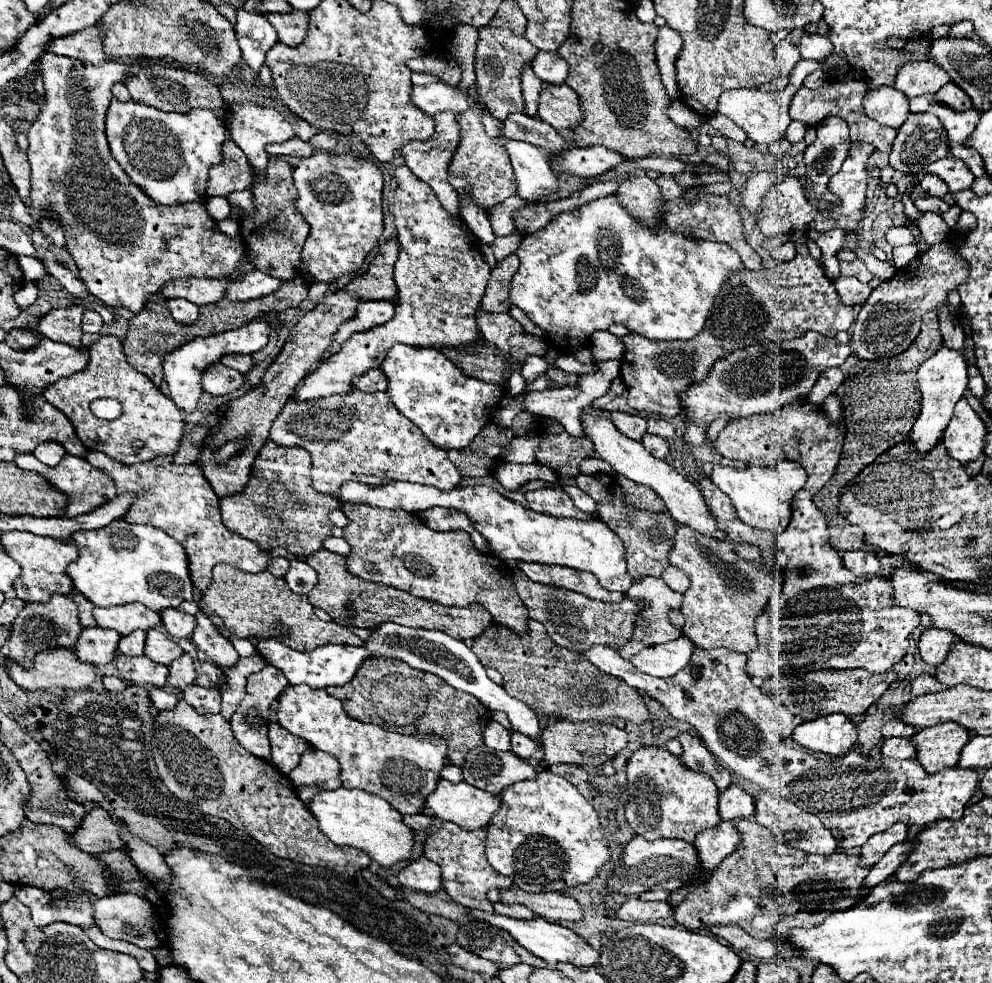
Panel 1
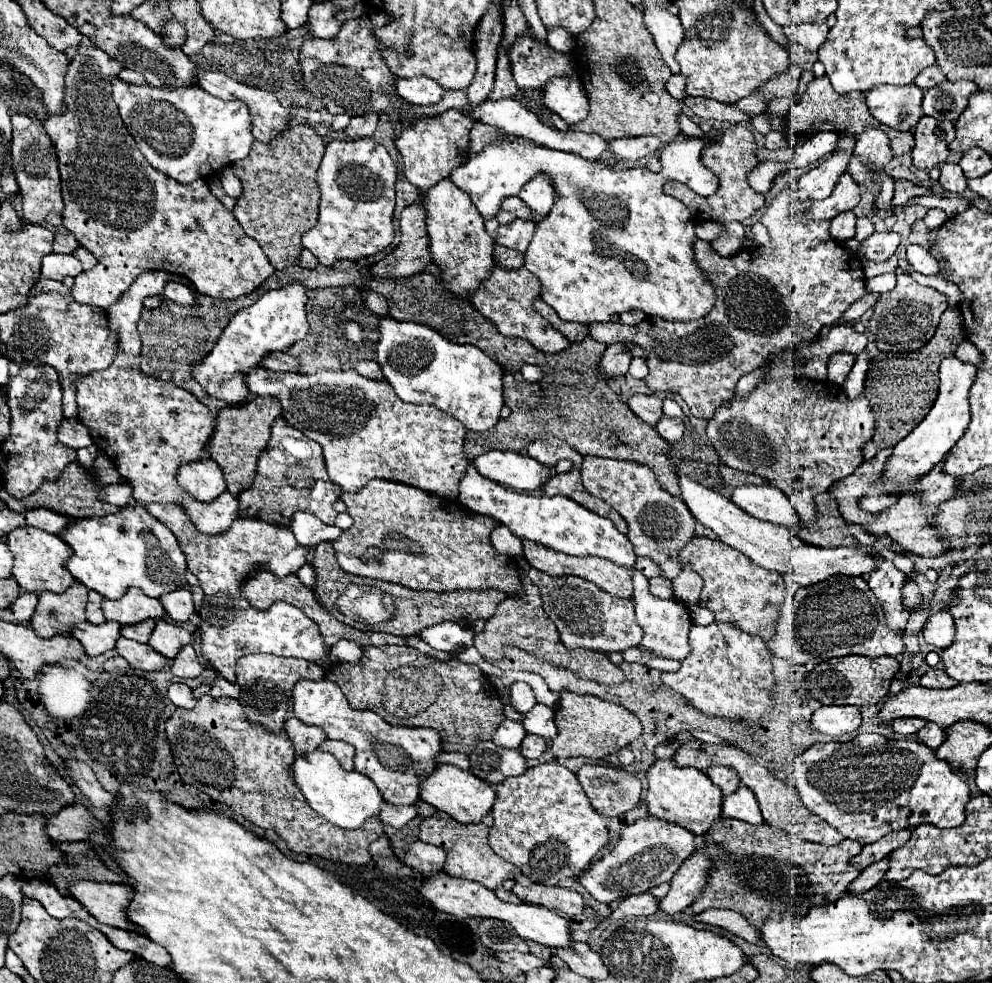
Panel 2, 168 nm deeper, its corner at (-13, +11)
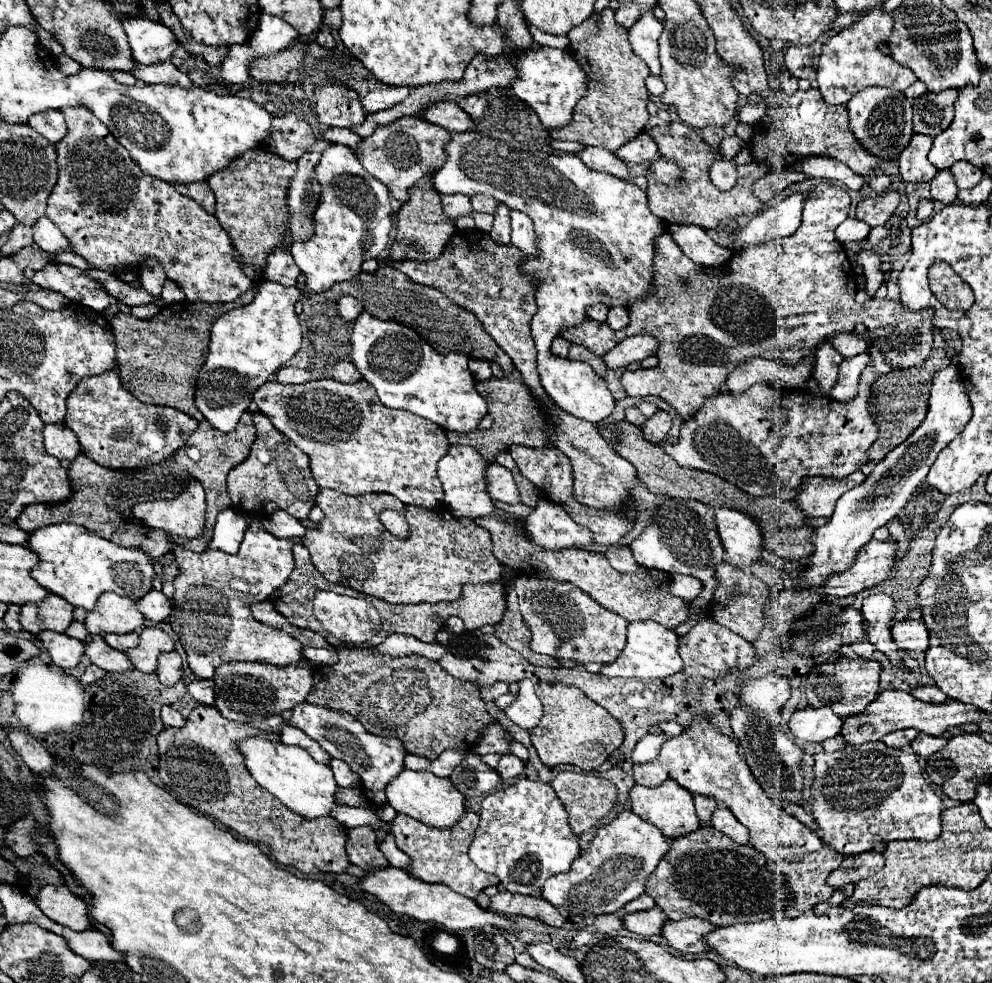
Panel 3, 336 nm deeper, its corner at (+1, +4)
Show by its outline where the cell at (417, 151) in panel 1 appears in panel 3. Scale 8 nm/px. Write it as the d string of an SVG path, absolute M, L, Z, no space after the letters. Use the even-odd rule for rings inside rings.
M400 118L388 126L376 128L376 132L362 140L362 144L356 148L356 156L362 162L362 166L380 182L388 186L392 196L398 202L408 200L408 190L420 182L422 178L434 174L444 166L446 162L446 144L450 142L450 132L430 124L424 118Z

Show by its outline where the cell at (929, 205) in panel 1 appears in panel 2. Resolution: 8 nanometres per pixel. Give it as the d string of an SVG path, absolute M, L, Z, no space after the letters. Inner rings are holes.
M896 179L892 205L894 205L894 207L900 207L900 205L904 205L906 201L910 201L912 197L918 197L918 195L916 195L916 187L918 187L918 185L920 185L920 183L912 183L912 181L906 181L906 179Z

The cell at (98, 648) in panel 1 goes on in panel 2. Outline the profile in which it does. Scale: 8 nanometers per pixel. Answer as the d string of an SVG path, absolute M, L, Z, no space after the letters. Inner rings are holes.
M84 621L84 623L72 625L70 635L82 643L84 651L90 657L94 657L114 649L116 639L120 637L120 627L122 625L116 621L106 621L102 625L90 625L88 621Z

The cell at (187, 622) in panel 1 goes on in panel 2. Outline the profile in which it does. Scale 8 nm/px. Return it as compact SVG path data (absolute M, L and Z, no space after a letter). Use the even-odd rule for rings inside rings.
M176 589L160 597L162 607L166 609L168 617L176 623L188 621L188 617L194 613L194 601L188 589Z

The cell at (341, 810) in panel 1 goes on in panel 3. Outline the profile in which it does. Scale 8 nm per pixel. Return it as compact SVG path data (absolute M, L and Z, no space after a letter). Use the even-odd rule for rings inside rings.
M248 738L248 740L242 740L242 752L254 780L298 816L308 820L324 818L324 816L330 816L334 808L342 806L336 800L338 784L334 782L330 766L316 762L304 748L272 744L264 738Z

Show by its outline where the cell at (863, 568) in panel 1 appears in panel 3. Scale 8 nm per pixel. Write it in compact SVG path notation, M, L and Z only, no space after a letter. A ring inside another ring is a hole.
M884 592L870 594L862 602L862 616L864 616L864 622L866 622L868 640L880 652L884 652L894 666L900 666L898 648L896 648L892 634L890 634L894 614L896 614L896 602L894 602L892 596L888 596Z

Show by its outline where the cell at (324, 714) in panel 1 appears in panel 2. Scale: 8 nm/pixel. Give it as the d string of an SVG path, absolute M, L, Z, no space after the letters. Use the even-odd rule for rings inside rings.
M300 681L294 687L294 715L306 725L322 727L328 739L342 739L356 747L356 771L368 775L382 797L392 805L414 805L424 777L436 769L436 755L442 751L440 735L434 729L394 727L372 711L356 711L348 705L340 687L332 681Z

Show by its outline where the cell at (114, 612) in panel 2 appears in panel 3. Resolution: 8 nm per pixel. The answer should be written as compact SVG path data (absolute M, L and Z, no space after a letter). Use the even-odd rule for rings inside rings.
M104 592L96 608L90 610L86 616L86 628L92 636L106 632L140 632L144 628L144 622L144 614L136 608L130 598L112 592Z

